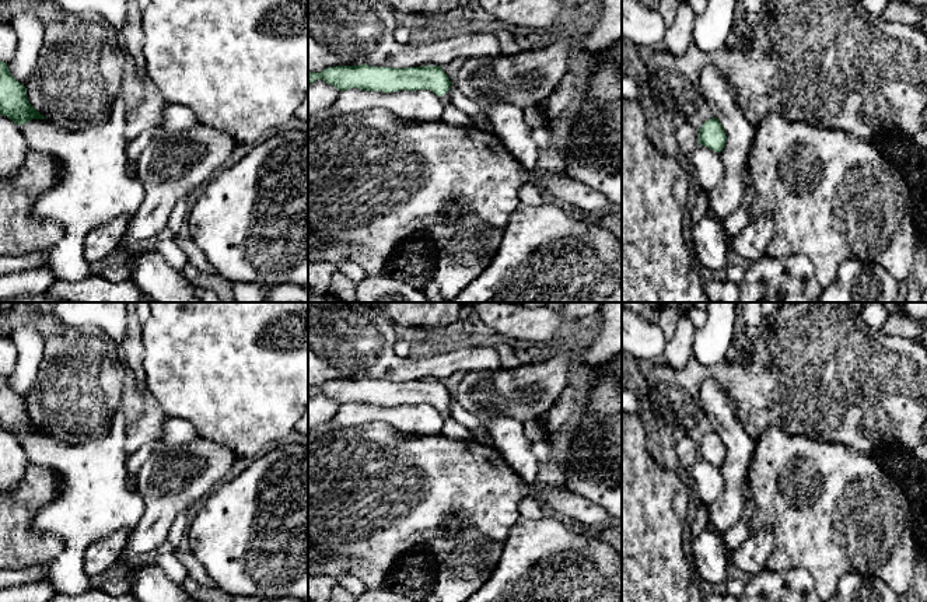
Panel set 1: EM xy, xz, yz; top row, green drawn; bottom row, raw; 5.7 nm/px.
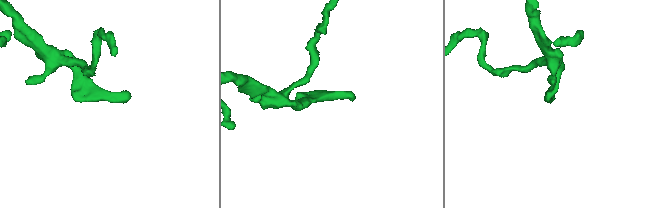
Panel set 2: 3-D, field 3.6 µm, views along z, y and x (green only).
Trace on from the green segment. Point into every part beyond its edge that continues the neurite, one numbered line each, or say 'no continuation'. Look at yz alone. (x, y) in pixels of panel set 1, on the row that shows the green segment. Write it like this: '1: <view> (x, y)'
no continuation

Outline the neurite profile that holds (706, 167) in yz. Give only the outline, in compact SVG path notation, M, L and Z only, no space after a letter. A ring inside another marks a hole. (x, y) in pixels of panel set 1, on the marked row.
M699 144L689 157L688 168L699 190L710 190L724 175L720 153Z

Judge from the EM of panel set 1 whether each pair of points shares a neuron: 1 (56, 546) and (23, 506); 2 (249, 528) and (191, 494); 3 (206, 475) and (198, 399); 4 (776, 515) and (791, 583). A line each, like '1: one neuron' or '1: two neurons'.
1: one neuron
2: two neurons
3: two neurons
4: two neurons

